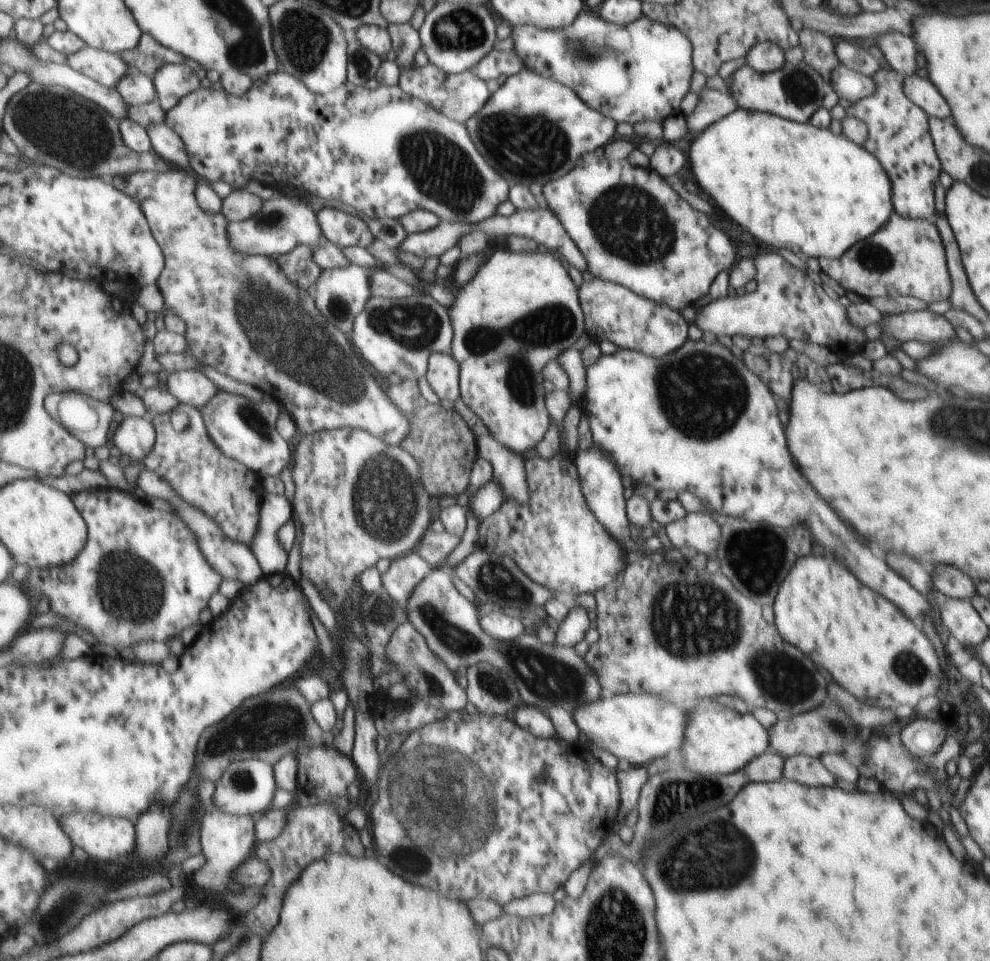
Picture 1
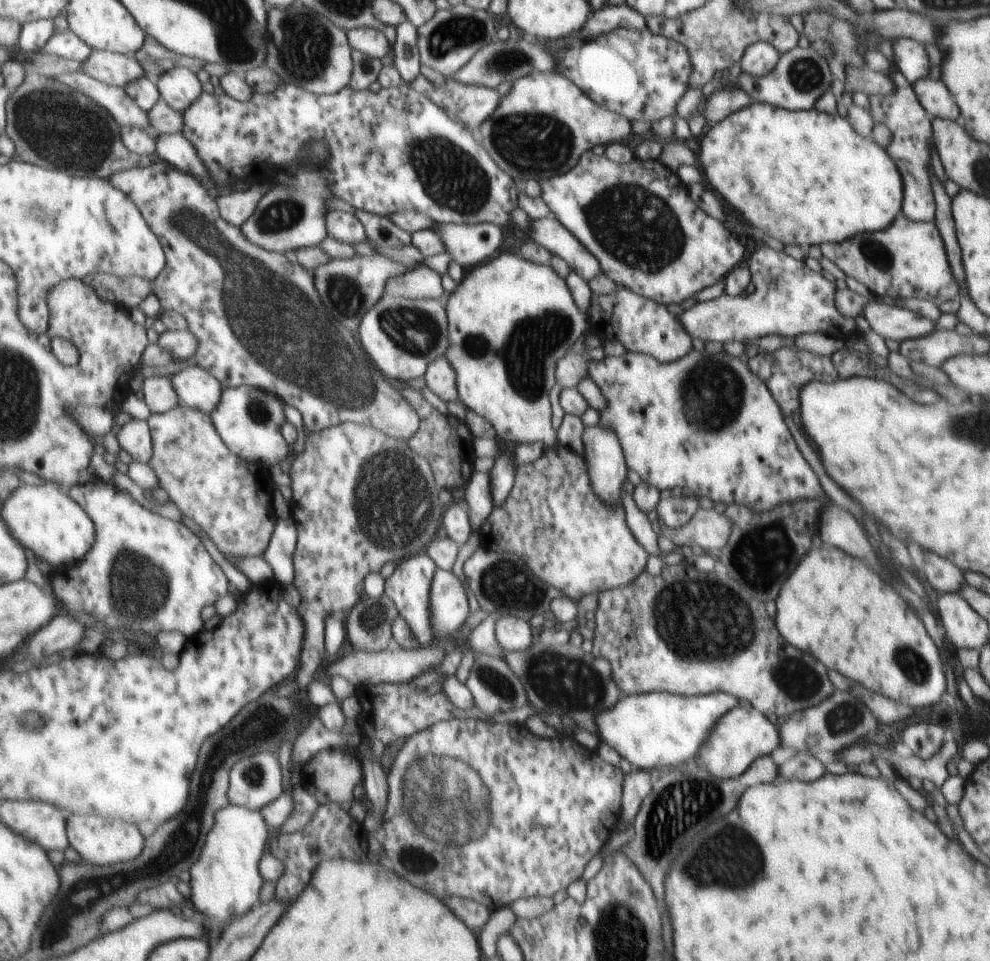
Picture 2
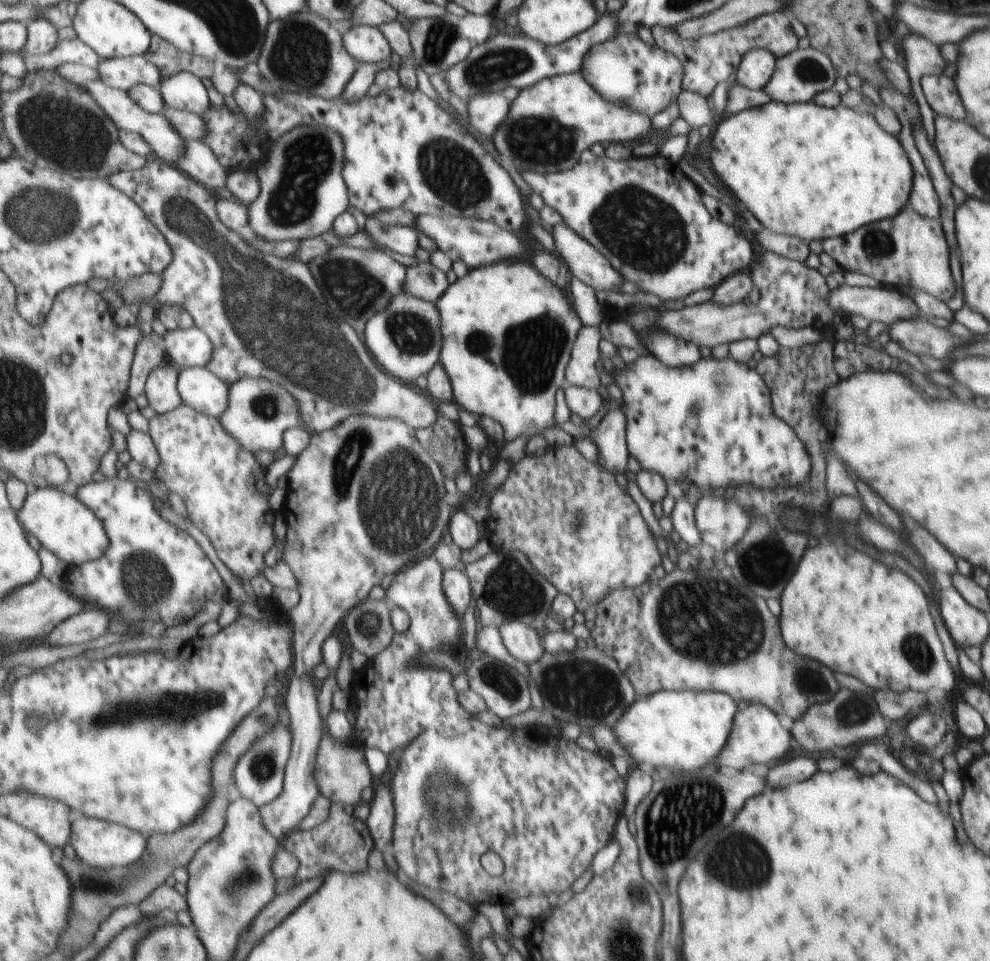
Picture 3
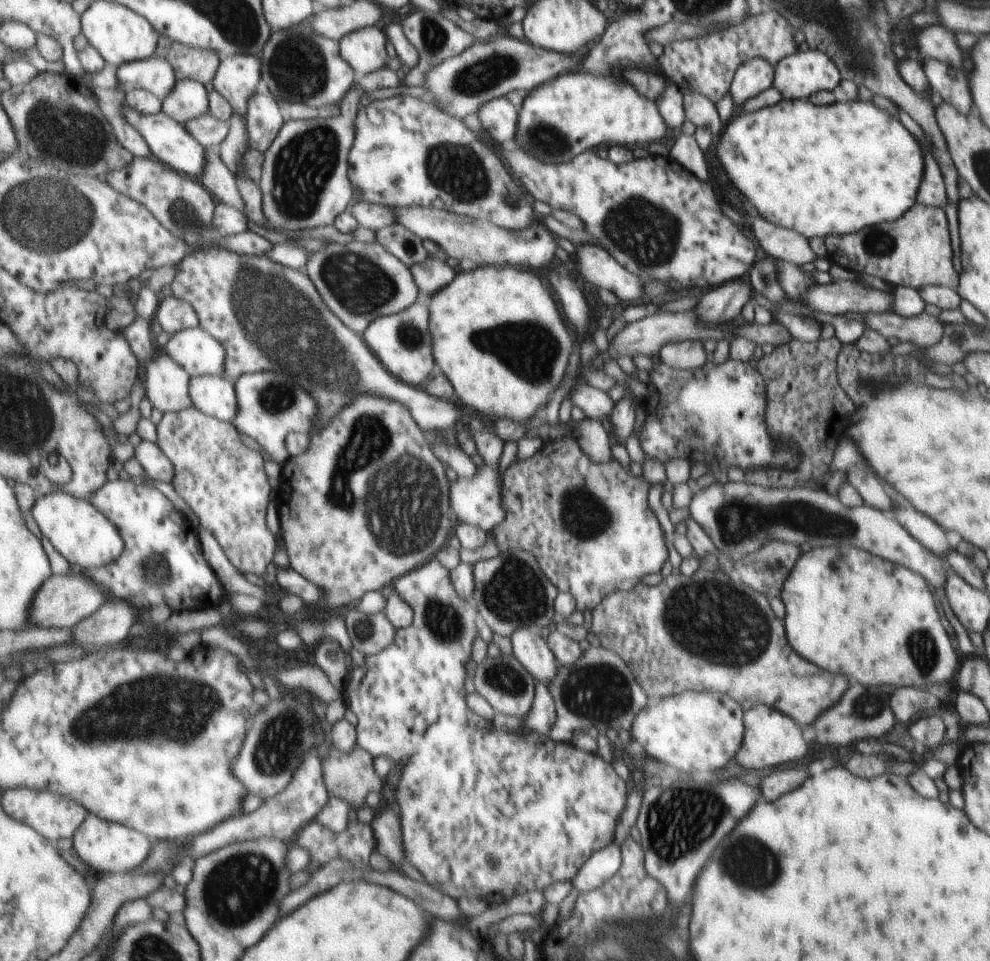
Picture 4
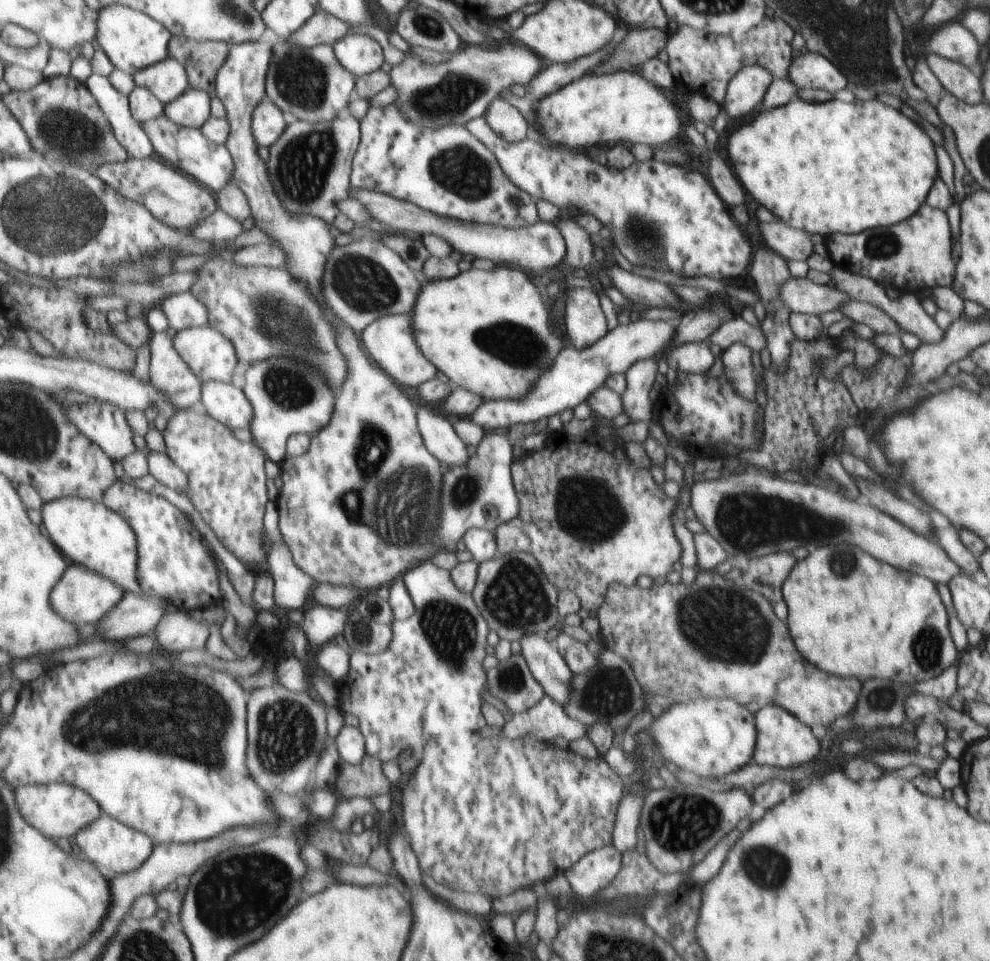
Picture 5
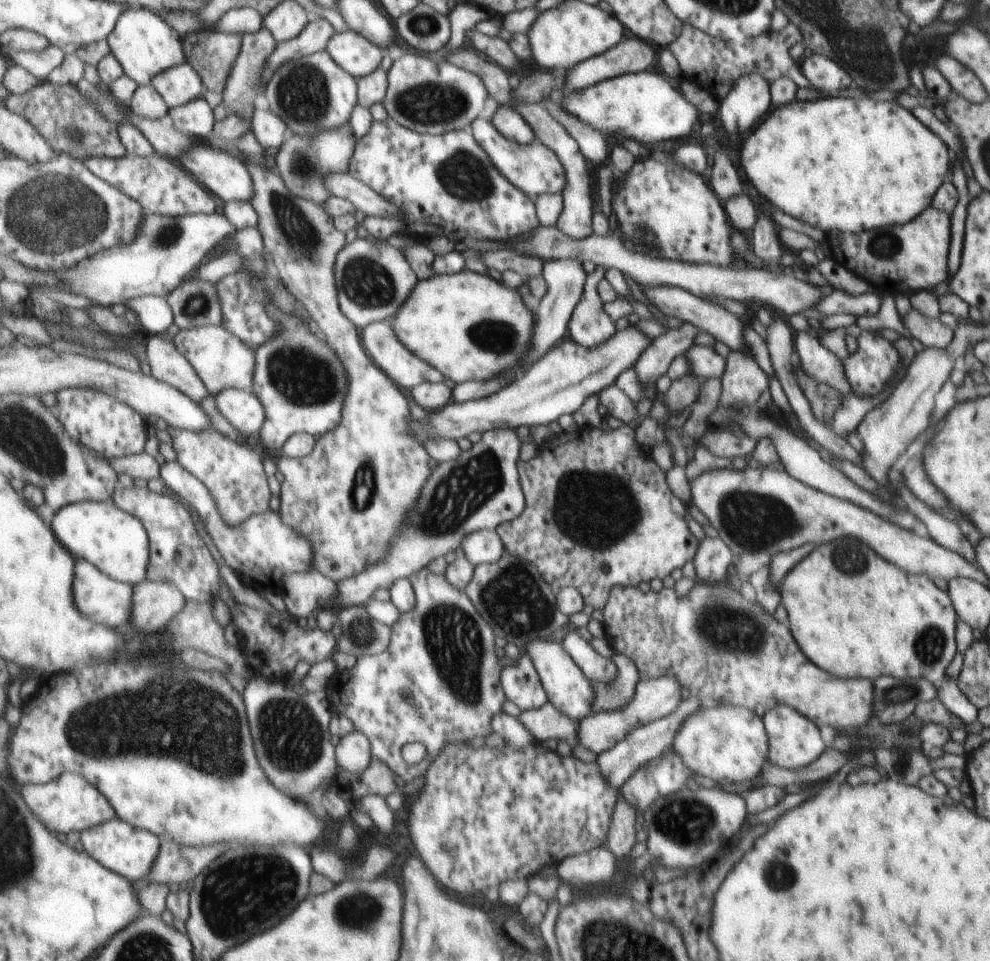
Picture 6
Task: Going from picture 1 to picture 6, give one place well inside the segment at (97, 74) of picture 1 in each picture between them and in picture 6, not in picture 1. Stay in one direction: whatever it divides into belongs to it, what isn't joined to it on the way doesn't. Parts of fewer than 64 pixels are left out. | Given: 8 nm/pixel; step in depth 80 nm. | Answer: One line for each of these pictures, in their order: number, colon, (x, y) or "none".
2: (114, 69)
3: (122, 73)
4: (156, 75)
5: (168, 80)
6: (182, 84)

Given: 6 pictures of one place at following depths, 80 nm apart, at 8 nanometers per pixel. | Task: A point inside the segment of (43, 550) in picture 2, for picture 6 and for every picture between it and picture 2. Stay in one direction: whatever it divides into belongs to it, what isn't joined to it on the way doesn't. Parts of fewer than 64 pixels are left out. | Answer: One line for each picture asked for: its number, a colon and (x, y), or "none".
3: (66, 527)
4: (82, 534)
5: (89, 533)
6: (117, 542)

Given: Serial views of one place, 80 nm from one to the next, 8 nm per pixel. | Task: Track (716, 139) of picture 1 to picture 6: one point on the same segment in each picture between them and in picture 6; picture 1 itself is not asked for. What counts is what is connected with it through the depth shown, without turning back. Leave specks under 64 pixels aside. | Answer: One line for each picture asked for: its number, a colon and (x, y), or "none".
2: (802, 177)
3: (803, 170)
4: (818, 169)
5: (835, 166)
6: (837, 163)

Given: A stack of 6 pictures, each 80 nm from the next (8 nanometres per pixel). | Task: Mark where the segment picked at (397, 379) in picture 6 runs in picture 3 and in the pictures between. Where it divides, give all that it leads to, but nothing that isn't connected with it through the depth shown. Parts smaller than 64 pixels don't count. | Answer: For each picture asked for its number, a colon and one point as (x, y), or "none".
3: (406, 339)
4: (403, 341)
5: (391, 342)

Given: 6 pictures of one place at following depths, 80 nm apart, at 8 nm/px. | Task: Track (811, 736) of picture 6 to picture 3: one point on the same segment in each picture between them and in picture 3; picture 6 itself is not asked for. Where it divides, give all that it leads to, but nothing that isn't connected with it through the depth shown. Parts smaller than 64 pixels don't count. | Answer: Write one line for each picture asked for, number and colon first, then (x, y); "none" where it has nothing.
3: (757, 737)
4: (770, 739)
5: (783, 741)

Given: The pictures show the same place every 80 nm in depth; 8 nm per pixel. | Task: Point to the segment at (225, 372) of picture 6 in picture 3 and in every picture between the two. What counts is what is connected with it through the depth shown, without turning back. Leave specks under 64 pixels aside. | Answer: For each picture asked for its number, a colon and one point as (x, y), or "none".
3: (187, 348)
4: (199, 352)
5: (211, 356)

